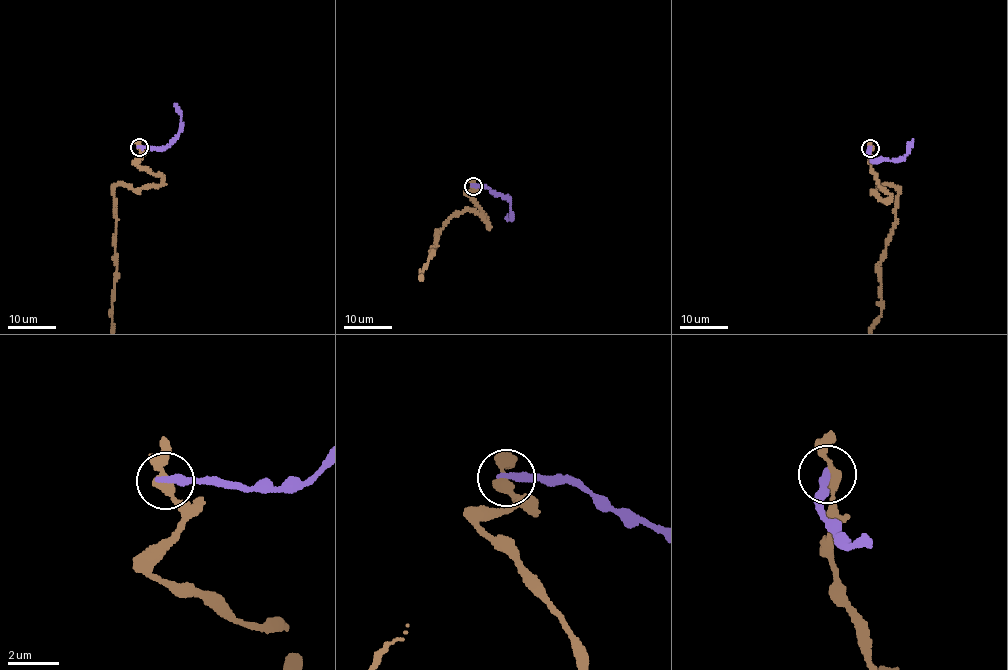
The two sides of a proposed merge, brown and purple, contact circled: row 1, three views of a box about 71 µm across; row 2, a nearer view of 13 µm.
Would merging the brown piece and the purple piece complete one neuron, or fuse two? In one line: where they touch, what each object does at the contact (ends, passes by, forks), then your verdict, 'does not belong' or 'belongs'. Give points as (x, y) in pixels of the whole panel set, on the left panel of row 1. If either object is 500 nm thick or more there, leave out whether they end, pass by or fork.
at (139, 147); brown passes by; purple ends there; does not belong

